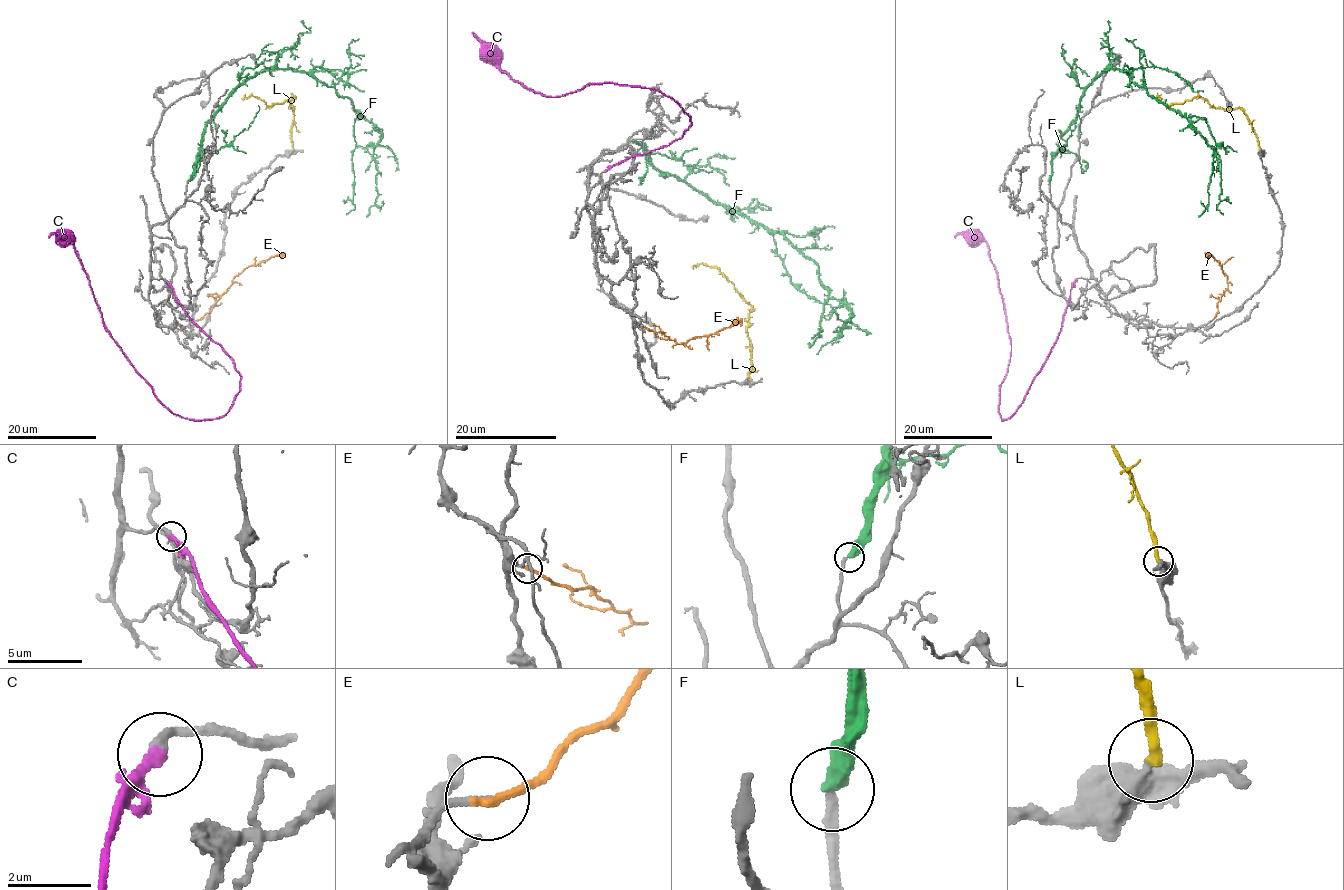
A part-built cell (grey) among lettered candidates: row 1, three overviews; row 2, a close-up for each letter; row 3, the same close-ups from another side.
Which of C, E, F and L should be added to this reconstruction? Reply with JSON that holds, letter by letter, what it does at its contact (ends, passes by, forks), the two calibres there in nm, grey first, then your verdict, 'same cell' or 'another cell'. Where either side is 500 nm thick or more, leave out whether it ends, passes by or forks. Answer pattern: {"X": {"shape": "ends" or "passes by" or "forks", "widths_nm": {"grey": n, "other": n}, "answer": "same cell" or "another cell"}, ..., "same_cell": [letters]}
{"C": {"shape": "ends", "widths_nm": {"grey": 260, "other": 300}, "answer": "same cell"}, "E": {"shape": "ends", "widths_nm": {"grey": 170, "other": 240}, "answer": "same cell"}, "F": {"shape": "ends", "widths_nm": {"grey": 240, "other": 440}, "answer": "another cell"}, "L": {"shape": "ends", "widths_nm": {"grey": 320, "other": 240}, "answer": "another cell"}, "same_cell": ["C", "E"]}

